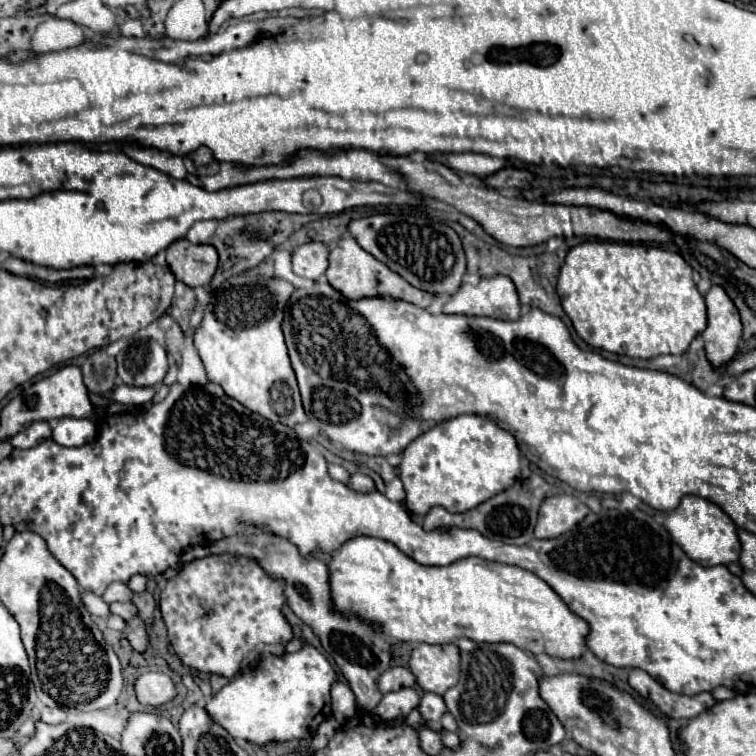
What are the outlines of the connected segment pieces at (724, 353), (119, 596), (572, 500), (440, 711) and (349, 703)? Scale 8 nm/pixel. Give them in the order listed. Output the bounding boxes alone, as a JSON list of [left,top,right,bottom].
[[703,284,741,366],[101,582,133,604],[535,494,589,538],[419,694,447,724],[331,682,357,724]]

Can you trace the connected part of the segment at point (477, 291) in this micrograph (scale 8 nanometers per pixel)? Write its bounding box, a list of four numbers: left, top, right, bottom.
[443,276,519,320]

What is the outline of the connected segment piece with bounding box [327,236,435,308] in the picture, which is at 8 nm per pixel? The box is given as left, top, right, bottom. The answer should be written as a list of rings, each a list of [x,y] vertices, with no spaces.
[[[345,236],[337,242],[337,246],[329,254],[329,268],[327,268],[327,280],[329,284],[341,292],[347,300],[361,300],[361,298],[393,298],[393,300],[405,300],[419,308],[427,308],[435,294],[419,290],[411,286],[407,280],[403,280],[397,272],[389,270],[383,262],[373,258],[369,252],[365,252],[353,236]]]

